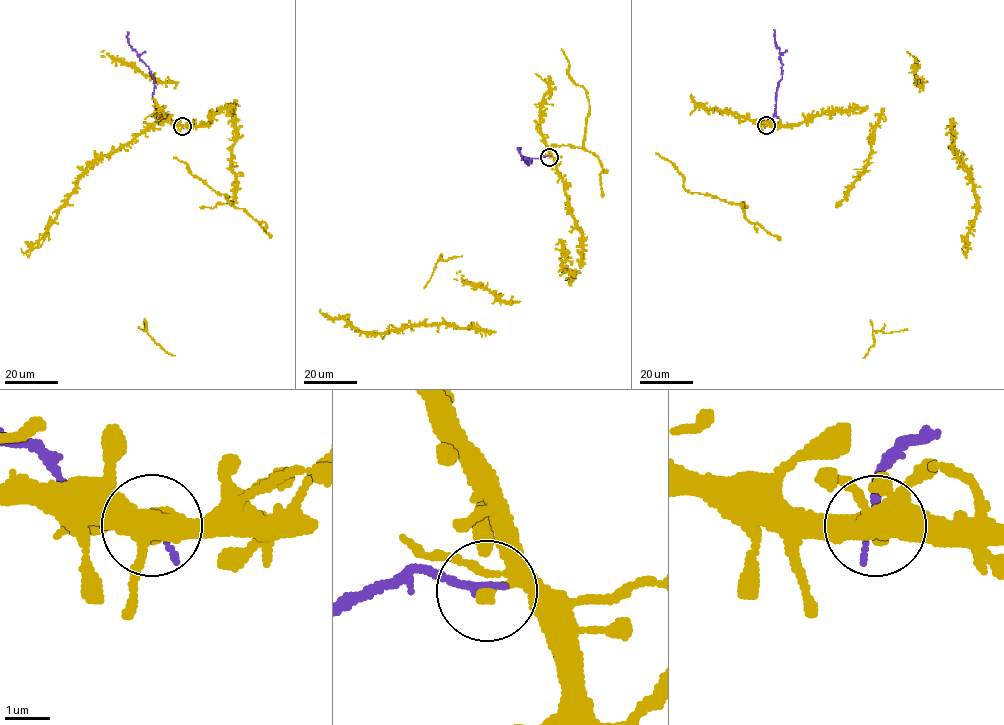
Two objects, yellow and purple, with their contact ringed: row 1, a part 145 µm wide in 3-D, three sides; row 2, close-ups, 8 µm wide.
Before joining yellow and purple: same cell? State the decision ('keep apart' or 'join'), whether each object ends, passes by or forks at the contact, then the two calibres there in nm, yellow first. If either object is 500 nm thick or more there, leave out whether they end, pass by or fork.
keep apart; yellow passes by; purple ends; calibres 240 and 220 nm

